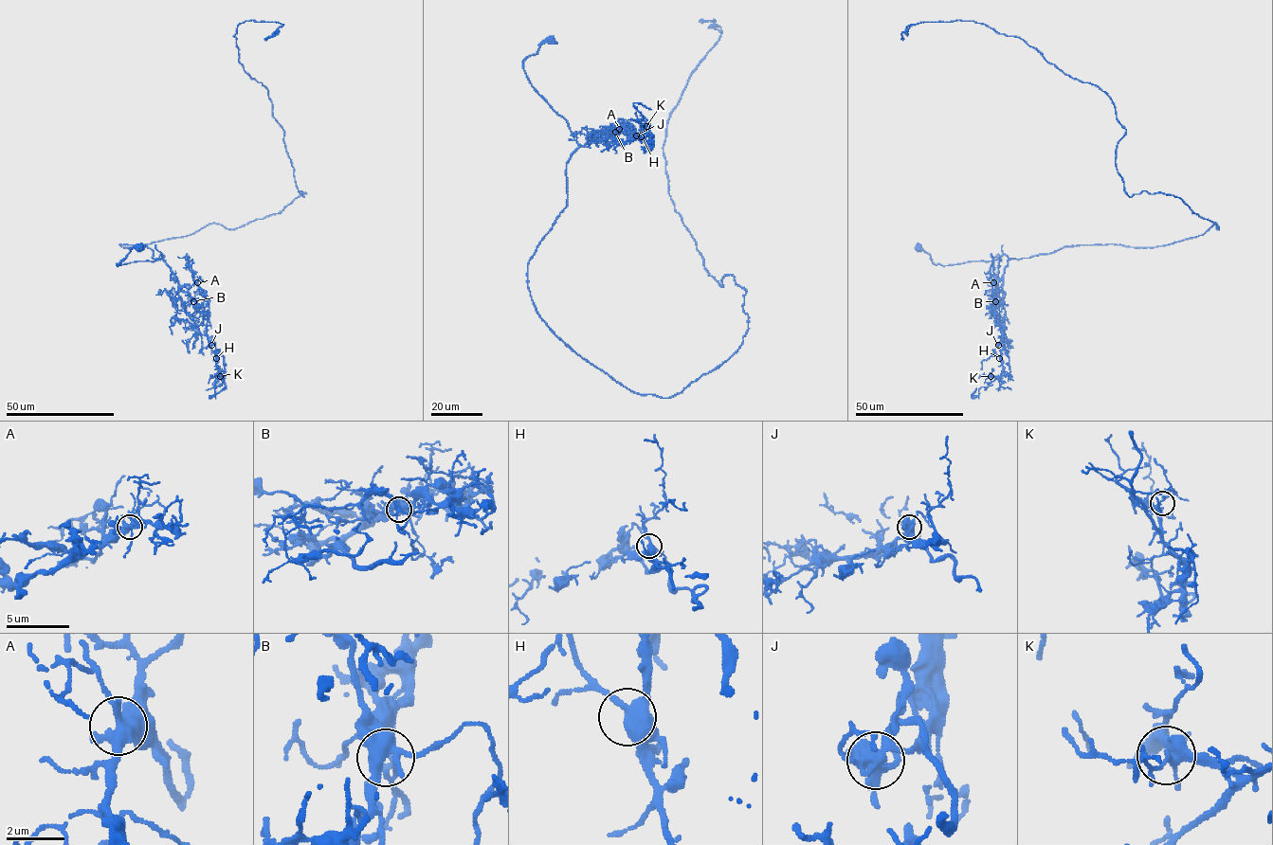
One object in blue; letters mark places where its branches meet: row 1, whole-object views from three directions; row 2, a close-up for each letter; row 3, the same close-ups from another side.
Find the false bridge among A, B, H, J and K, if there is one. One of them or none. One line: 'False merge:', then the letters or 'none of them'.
False merge: J

